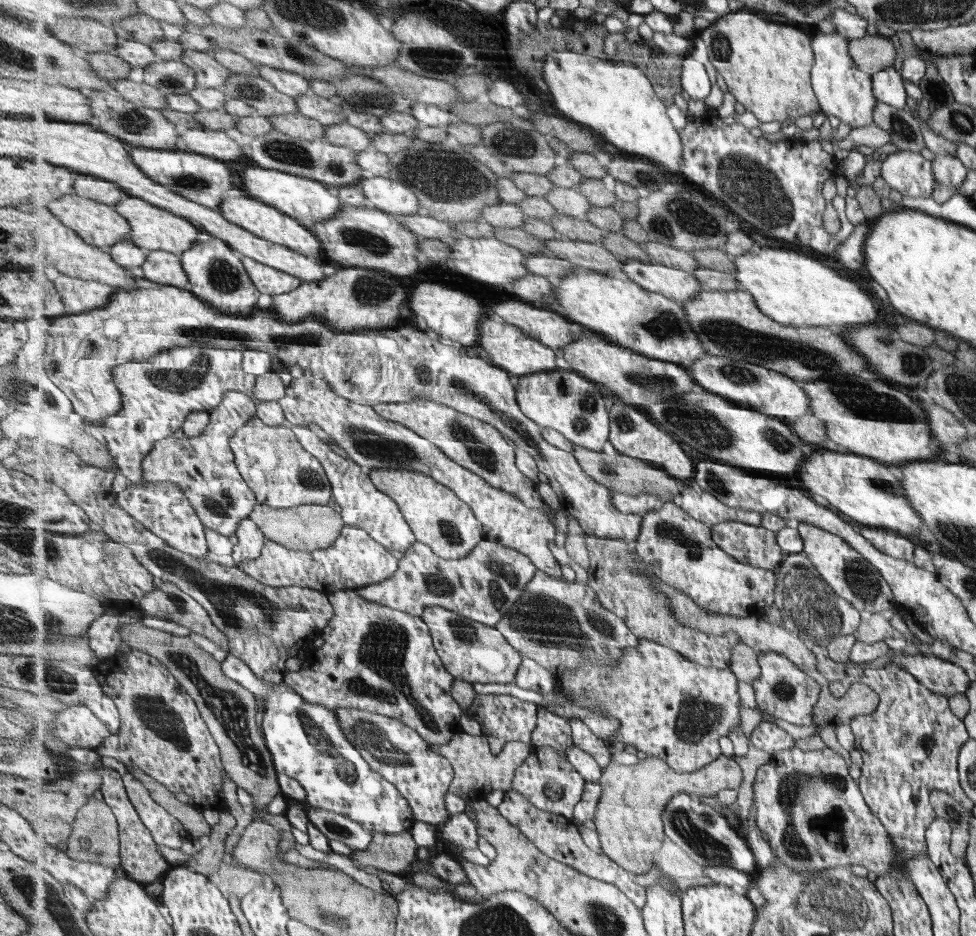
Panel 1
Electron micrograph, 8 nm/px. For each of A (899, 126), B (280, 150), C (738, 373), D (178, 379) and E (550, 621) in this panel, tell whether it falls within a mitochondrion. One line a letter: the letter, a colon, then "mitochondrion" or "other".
A: mitochondrion
B: mitochondrion
C: mitochondrion
D: mitochondrion
E: mitochondrion

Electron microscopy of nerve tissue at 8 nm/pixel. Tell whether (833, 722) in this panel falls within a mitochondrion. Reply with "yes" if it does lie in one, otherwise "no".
no

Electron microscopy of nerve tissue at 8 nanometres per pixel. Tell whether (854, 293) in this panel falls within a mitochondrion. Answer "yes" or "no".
no

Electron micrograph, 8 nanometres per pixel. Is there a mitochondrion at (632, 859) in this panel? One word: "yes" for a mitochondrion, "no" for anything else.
no

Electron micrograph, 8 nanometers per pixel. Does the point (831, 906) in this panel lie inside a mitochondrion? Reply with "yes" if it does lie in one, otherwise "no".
yes

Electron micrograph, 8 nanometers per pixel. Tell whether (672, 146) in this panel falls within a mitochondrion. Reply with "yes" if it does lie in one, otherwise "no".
no

